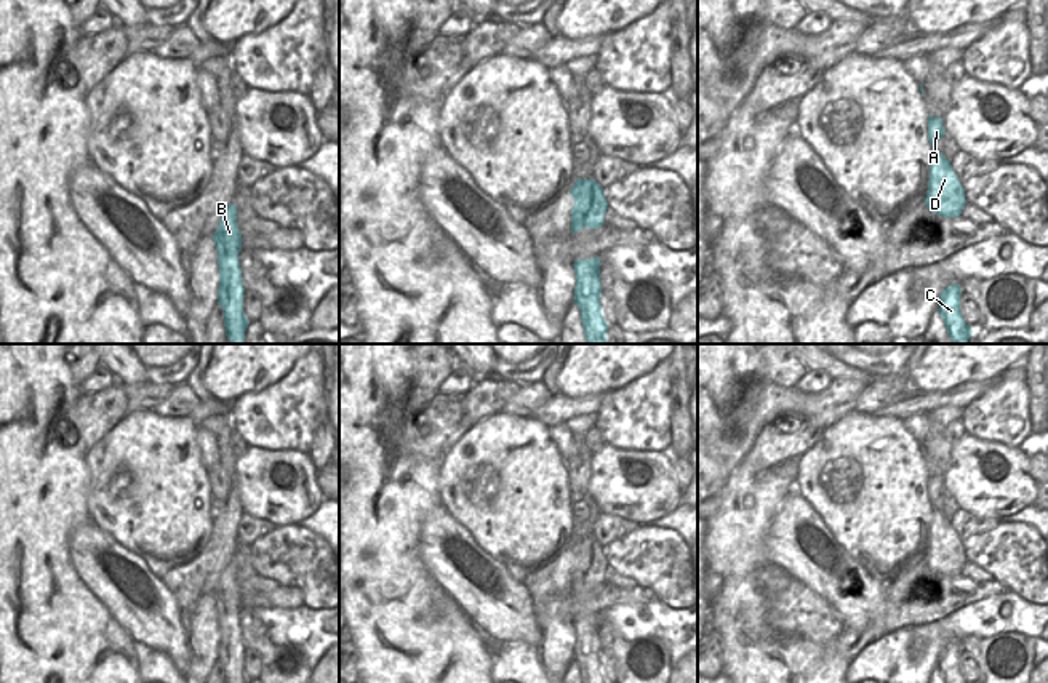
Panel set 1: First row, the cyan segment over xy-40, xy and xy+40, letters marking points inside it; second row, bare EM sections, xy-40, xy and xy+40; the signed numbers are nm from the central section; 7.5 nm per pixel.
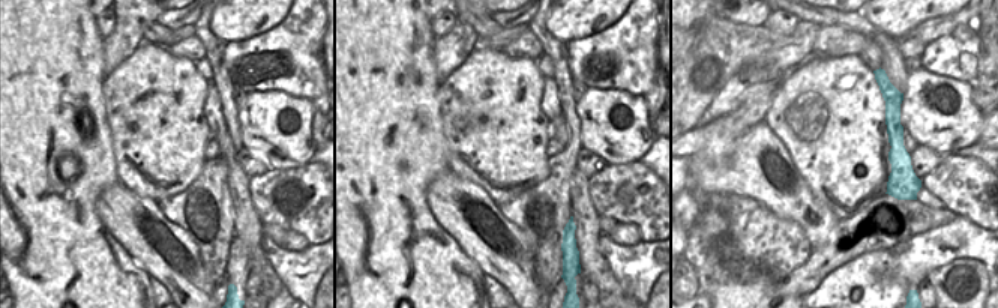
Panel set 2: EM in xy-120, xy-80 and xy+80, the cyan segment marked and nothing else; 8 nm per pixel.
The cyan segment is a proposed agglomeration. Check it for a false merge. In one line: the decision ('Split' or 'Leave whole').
Leave whole.

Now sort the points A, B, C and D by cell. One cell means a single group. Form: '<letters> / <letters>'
A B C D

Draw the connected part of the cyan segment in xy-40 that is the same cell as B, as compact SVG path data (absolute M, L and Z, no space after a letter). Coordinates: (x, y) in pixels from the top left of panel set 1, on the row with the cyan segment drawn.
M229 205L213 235L219 264L219 290L218 304L224 310L226 336L230 344L245 344L245 331L248 318L243 314L243 280L238 264L238 251L242 250L242 234L237 226L237 206Z

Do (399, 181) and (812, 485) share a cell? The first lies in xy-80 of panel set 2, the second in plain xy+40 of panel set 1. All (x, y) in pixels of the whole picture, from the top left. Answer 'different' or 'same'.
different

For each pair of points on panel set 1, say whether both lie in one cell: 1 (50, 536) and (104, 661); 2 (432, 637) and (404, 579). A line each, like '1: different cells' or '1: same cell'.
1: same cell
2: same cell

